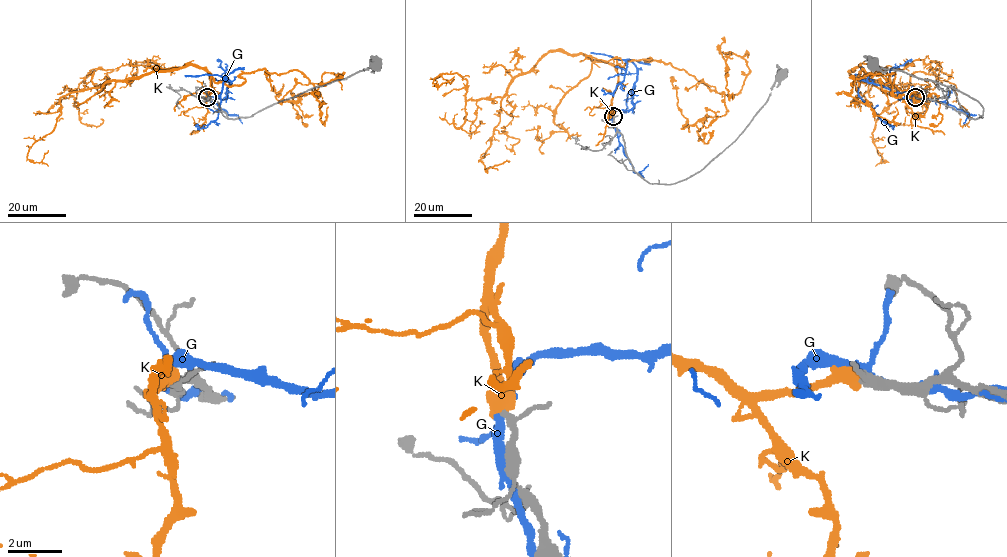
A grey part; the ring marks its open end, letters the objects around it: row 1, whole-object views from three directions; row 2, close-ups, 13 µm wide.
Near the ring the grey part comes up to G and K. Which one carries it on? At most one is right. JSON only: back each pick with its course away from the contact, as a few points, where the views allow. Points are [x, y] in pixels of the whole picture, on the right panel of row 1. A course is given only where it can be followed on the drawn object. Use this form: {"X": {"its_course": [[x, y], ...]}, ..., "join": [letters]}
{"K": {"its_course": [[916, 98], [865, 75], [859, 86], [862, 68], [894, 81], [867, 74], [851, 95], [890, 122], [895, 106]]}, "join": ["K"]}

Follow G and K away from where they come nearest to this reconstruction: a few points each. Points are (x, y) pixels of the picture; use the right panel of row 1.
G: (916, 98), (910, 96), (909, 99), (902, 93), (860, 80), (859, 96), (888, 125)
K: (916, 98), (865, 75), (859, 86), (862, 68), (894, 81), (867, 74), (851, 95), (890, 122), (895, 106)

